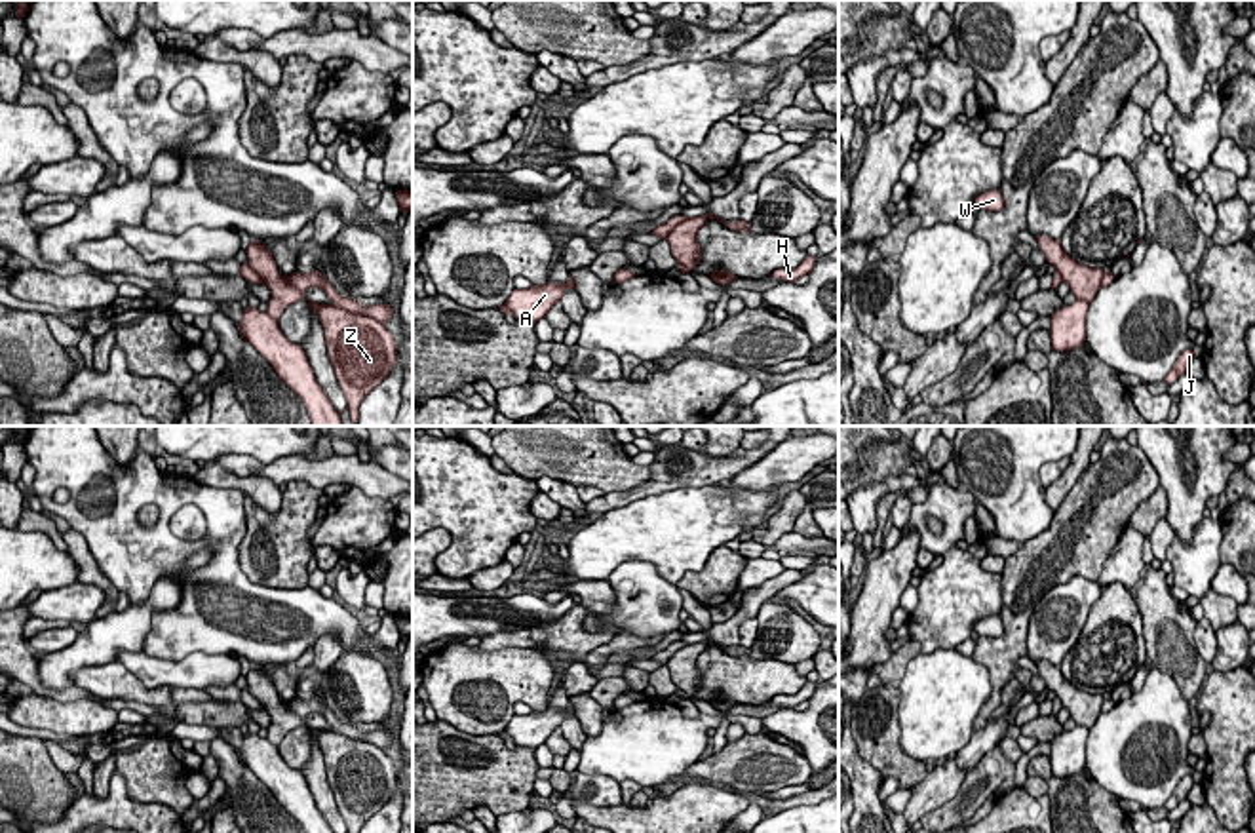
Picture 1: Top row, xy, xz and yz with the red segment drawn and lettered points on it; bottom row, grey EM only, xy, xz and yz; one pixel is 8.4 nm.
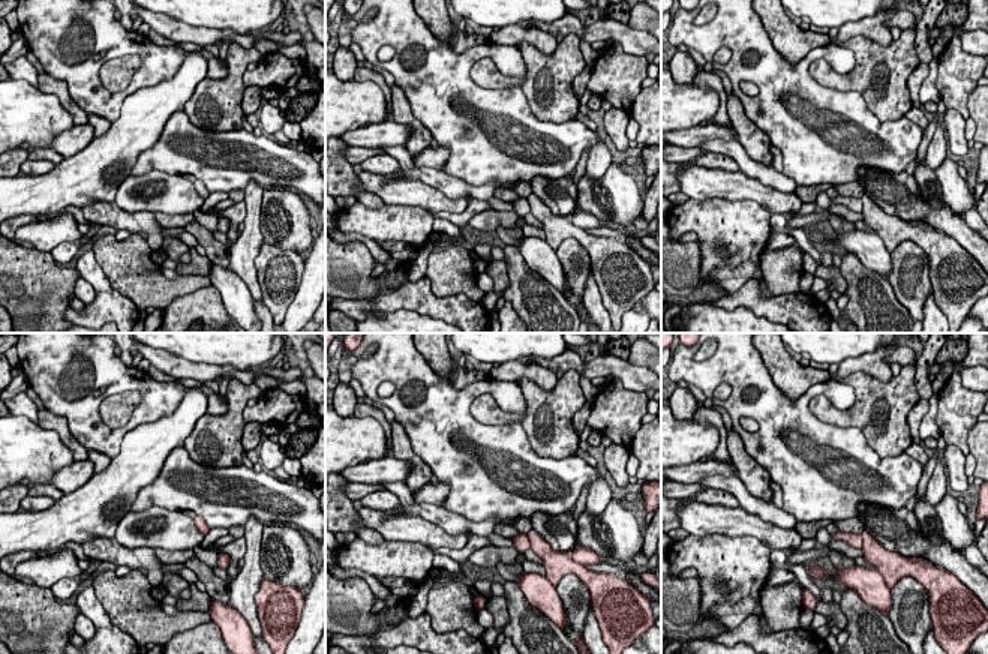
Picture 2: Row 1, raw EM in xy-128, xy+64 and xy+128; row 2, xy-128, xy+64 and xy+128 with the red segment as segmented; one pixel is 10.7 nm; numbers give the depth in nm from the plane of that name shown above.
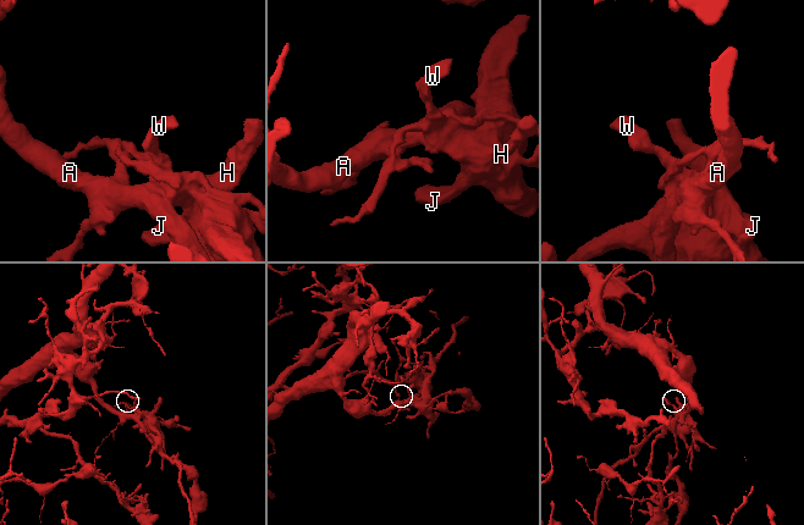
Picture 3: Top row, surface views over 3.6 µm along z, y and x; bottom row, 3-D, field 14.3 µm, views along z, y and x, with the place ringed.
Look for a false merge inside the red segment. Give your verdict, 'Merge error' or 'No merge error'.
Merge error

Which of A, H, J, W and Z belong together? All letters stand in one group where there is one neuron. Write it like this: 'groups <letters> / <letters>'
groups A / H J W Z

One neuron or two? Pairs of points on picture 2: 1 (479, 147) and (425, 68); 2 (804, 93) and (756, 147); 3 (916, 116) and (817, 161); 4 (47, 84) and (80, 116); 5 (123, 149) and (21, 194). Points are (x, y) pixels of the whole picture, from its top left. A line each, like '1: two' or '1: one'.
1: one
2: two
3: two
4: one
5: one

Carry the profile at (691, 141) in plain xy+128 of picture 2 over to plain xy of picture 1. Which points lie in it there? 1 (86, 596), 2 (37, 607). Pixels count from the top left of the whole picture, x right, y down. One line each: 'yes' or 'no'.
1: yes
2: yes

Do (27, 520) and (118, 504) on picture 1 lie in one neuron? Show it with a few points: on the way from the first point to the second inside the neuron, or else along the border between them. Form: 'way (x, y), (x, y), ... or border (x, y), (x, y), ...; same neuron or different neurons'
border (71, 527), (84, 539), (96, 565); different neurons

